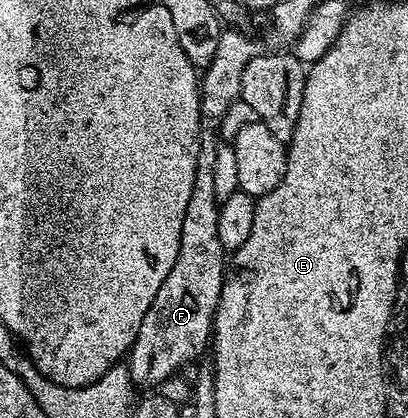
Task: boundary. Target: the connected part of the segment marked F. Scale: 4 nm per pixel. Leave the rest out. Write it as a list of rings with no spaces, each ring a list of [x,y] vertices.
[[[226,30],[221,33],[216,54],[200,76],[198,110],[200,124],[205,131],[201,133],[202,147],[198,149],[192,195],[188,197],[188,206],[184,209],[184,226],[180,226],[180,254],[176,254],[176,263],[172,270],[168,270],[168,278],[164,278],[156,298],[152,298],[152,306],[148,306],[148,314],[144,314],[136,342],[128,353],[130,381],[139,389],[146,388],[142,390],[157,389],[165,380],[182,370],[189,360],[197,361],[197,356],[205,348],[207,351],[212,338],[222,281],[228,271],[228,253],[220,246],[220,234],[216,230],[220,201],[216,198],[212,175],[212,165],[216,162],[218,149],[215,133],[219,131],[219,124],[224,114],[228,113],[228,108],[241,97],[244,66],[248,66],[252,58],[261,56],[264,51],[263,45],[258,45],[252,37],[238,31],[242,30]]]

